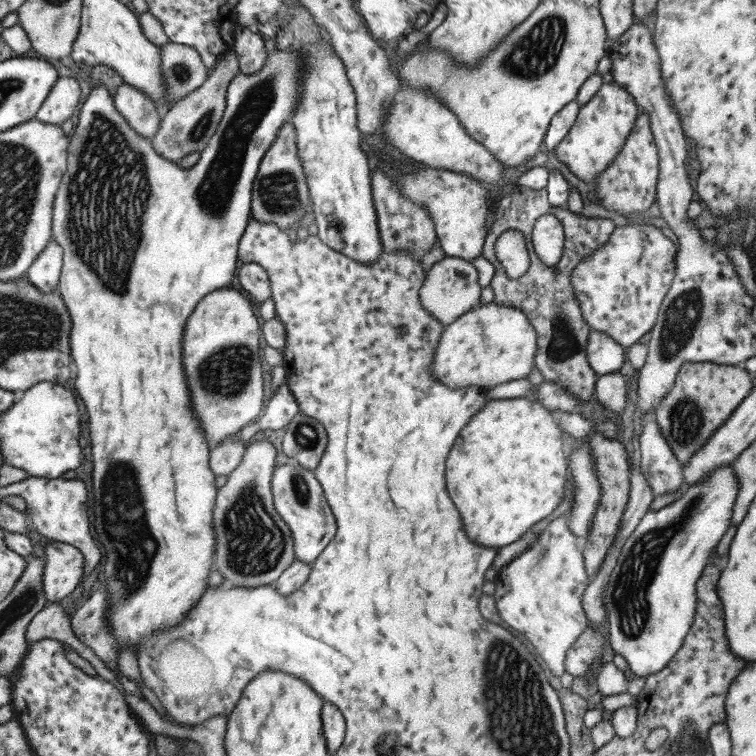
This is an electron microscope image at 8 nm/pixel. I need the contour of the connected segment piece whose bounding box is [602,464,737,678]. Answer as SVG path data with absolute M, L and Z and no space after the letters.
M731 464L715 468L711 474L697 480L697 484L683 487L683 494L669 506L648 510L620 547L602 594L602 602L609 646L614 654L623 657L630 677L643 678L659 672L681 647L695 612L695 583L709 561L709 555L715 552L717 542L730 525L731 508L737 495L736 482Z

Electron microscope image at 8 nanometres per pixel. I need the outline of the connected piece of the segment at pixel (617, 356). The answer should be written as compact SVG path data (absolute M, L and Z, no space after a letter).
M590 331L585 344L585 358L595 376L618 372L625 360L625 348L607 334Z

